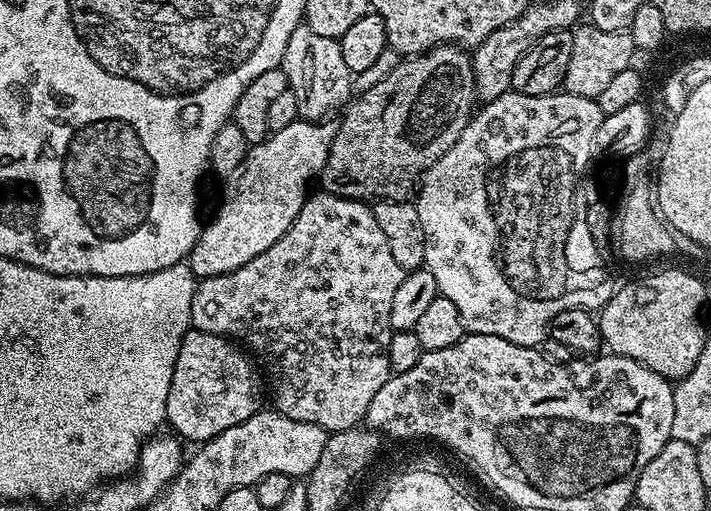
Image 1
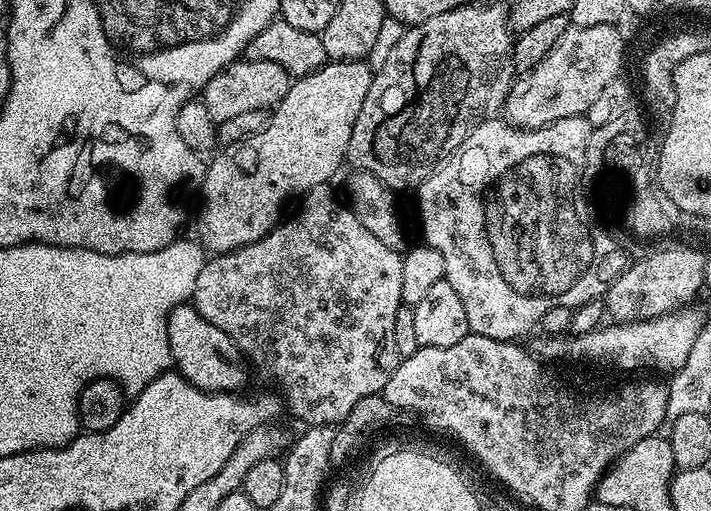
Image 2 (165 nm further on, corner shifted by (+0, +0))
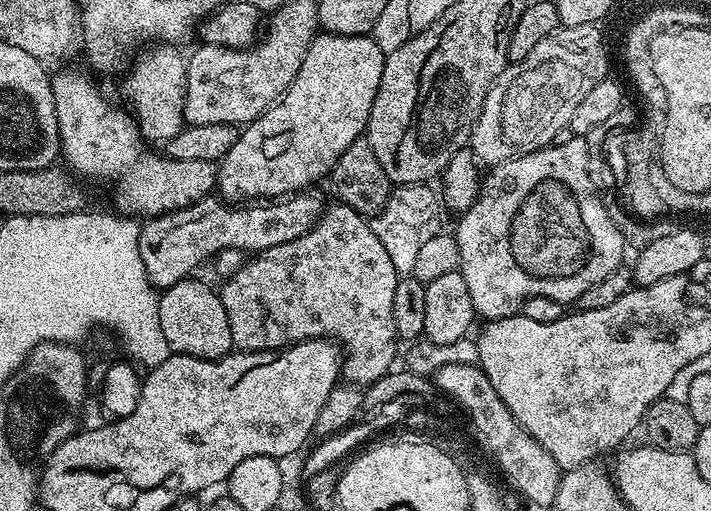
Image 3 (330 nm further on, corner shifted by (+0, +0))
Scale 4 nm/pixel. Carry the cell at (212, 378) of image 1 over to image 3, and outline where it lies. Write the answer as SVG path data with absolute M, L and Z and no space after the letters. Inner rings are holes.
M196 279L180 280L159 293L158 322L162 322L162 334L166 334L166 342L173 353L221 360L234 348L230 318L226 318L226 306L222 306L219 291Z

